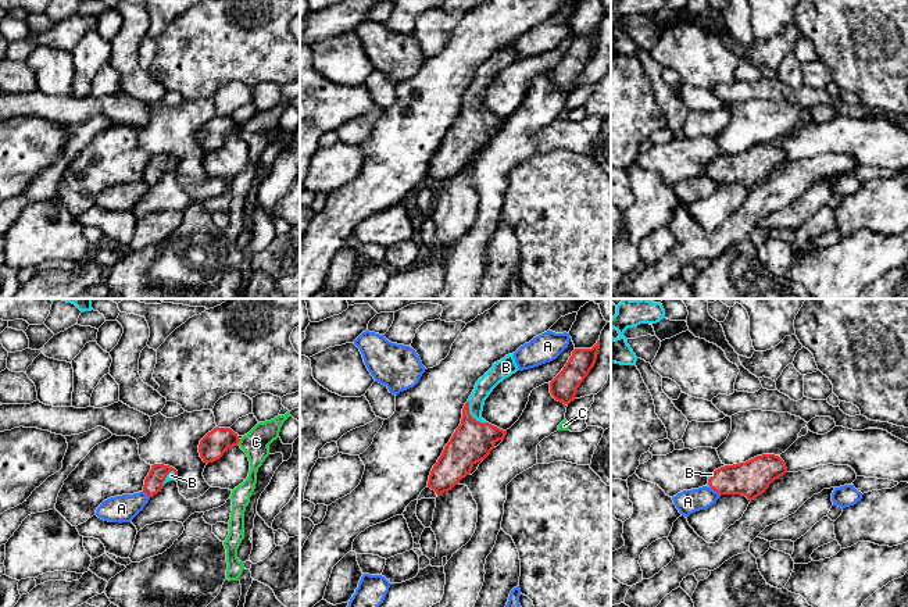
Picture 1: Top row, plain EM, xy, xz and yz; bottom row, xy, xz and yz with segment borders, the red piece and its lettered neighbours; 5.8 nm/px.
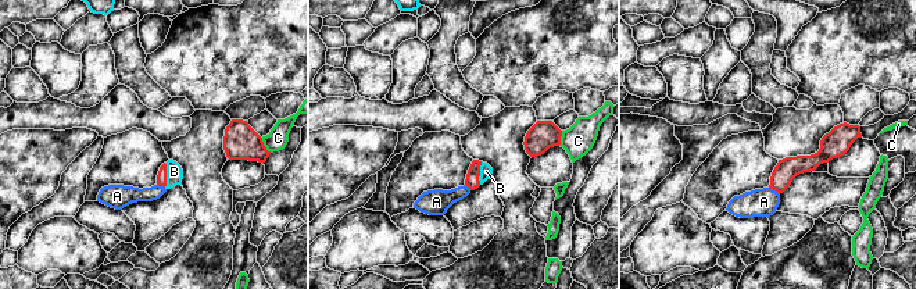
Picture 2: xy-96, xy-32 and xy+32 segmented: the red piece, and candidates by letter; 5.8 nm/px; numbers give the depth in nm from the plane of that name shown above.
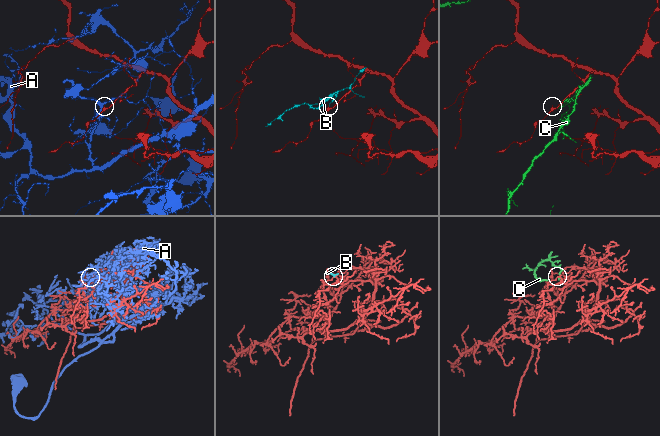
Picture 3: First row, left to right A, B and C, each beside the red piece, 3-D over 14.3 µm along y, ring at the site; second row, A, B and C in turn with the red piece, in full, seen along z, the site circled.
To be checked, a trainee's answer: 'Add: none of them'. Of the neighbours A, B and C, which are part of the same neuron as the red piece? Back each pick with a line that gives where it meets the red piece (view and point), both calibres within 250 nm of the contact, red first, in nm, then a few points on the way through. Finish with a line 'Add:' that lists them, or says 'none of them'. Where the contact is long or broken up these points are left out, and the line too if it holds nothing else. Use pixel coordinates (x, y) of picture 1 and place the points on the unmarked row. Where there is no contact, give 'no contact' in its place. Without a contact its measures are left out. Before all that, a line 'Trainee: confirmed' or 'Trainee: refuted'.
Trainee: refuted
B: xz (469, 103) | 240/100 nm | across xz (472, 129), (469, 103), (483, 75), (492, 67)
Add: B

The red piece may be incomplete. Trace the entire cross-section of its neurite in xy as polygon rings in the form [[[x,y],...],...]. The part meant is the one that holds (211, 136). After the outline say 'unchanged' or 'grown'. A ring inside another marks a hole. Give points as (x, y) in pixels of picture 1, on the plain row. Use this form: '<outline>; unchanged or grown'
[[[214,117],[208,121],[199,133],[199,142],[204,151],[214,151],[219,149],[224,142],[240,131],[237,122],[230,117]]]; unchanged

